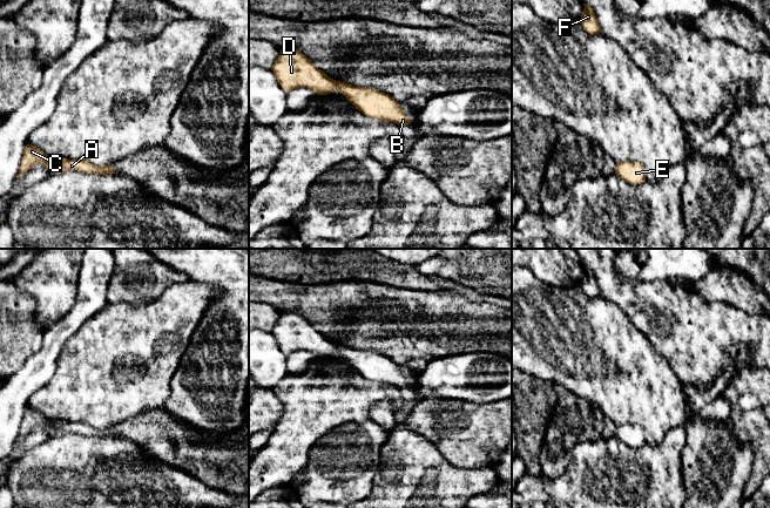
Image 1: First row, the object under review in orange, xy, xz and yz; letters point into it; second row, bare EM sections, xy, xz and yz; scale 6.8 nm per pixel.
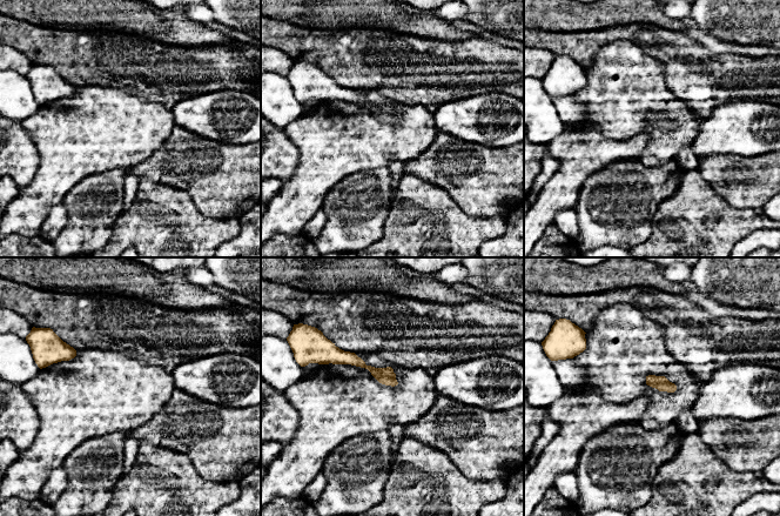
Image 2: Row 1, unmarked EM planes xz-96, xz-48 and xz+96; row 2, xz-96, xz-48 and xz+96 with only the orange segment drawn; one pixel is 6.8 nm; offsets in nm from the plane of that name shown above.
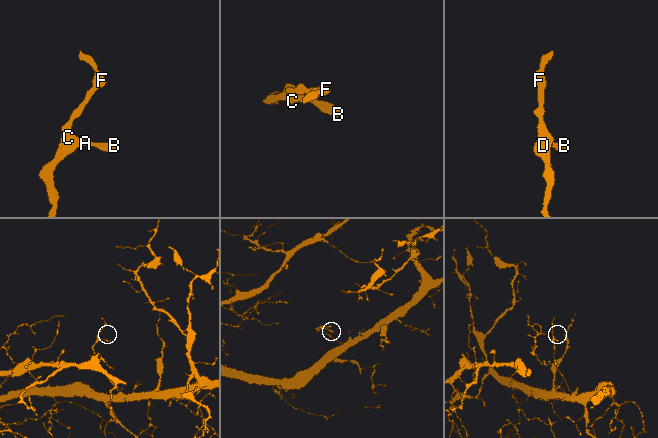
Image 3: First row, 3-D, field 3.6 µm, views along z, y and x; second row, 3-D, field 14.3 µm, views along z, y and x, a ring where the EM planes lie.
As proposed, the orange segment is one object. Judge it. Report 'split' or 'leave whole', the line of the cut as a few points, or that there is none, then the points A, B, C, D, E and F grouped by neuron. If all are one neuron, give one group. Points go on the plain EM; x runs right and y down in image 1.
leave whole; no cut; A B C D E F

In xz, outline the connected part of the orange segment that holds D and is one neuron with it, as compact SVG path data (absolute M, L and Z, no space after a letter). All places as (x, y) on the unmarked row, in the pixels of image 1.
M281 312L271 333L286 355L296 351L308 351L317 358L339 354L370 381L393 385L404 390L412 385L403 374L399 365L389 357L374 351L354 350L336 344L318 332L310 321L298 313Z

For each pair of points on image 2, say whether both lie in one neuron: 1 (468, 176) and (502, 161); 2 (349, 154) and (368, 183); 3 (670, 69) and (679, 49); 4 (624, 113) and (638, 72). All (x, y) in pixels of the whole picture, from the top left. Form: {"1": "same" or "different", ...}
{"1": "same", "2": "different", "3": "same", "4": "same"}

